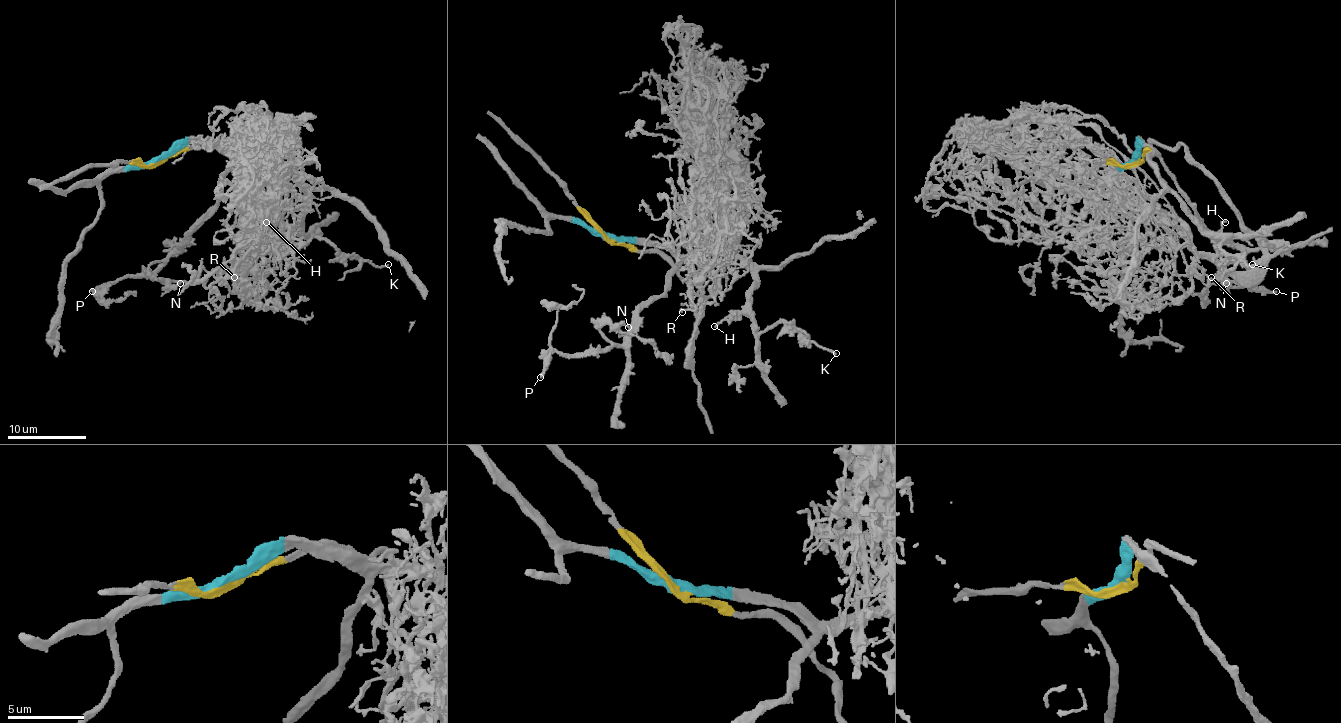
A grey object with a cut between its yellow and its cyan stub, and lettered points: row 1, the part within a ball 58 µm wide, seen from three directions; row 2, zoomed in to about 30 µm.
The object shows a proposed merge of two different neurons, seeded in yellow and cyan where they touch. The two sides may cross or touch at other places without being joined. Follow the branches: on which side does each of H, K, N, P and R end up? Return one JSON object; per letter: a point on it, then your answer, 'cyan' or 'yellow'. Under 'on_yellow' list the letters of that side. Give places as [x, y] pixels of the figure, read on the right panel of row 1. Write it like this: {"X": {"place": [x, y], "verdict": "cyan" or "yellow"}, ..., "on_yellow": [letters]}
{"H": {"place": [1225, 222], "verdict": "cyan"}, "K": {"place": [1252, 264], "verdict": "cyan"}, "N": {"place": [1226, 283], "verdict": "cyan"}, "P": {"place": [1276, 291], "verdict": "cyan"}, "R": {"place": [1211, 277], "verdict": "yellow"}, "on_yellow": ["R"]}

